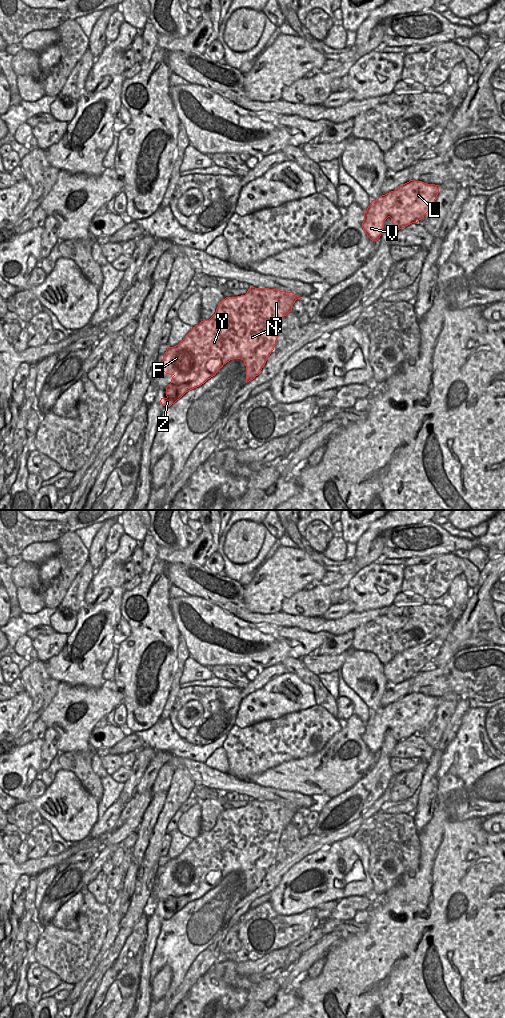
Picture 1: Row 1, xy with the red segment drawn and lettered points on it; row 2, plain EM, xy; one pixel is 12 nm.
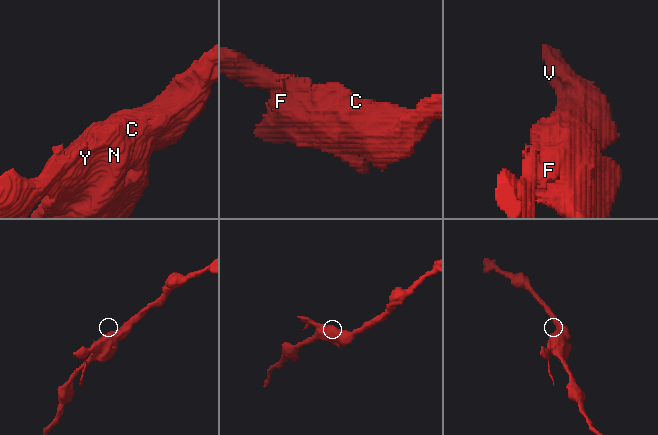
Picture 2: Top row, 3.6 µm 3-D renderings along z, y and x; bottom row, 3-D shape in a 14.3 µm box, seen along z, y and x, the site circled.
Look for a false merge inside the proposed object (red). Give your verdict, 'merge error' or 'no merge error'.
merge error

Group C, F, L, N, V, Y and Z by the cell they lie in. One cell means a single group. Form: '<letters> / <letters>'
C L N V Y Z / F

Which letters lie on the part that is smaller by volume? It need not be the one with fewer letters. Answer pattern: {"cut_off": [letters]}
{"cut_off": ["F"]}

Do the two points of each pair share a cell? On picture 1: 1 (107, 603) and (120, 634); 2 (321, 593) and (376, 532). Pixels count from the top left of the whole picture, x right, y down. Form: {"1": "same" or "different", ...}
{"1": "different", "2": "same"}

